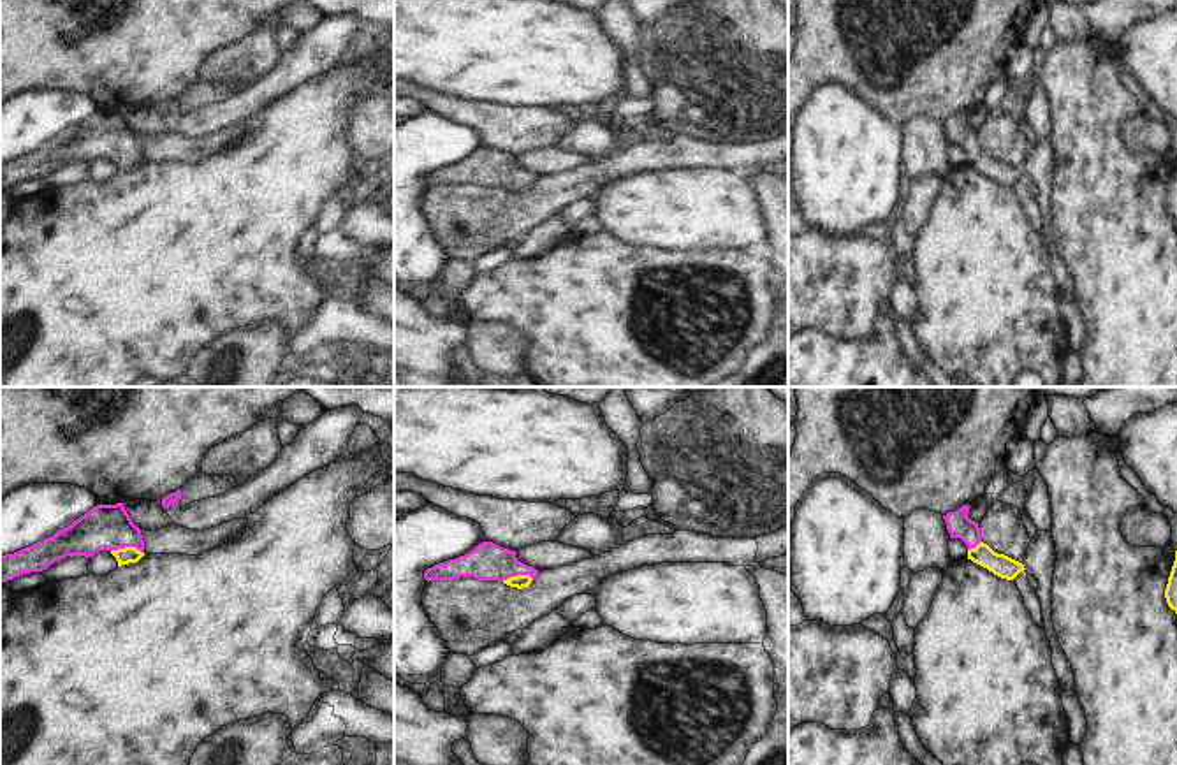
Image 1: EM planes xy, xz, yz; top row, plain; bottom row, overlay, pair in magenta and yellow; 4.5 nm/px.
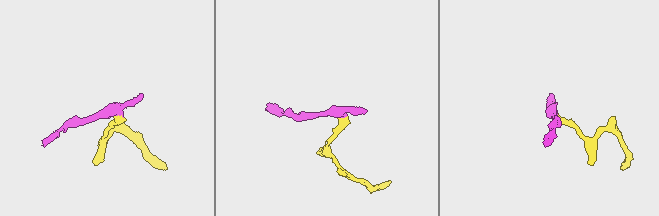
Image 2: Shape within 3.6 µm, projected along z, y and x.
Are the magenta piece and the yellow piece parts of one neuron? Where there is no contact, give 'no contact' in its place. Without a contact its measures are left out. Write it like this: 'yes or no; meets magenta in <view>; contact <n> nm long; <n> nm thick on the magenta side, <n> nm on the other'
yes; meets magenta in xy; contact 140 nm long; 200 nm thick on the magenta side, 80 nm on the other

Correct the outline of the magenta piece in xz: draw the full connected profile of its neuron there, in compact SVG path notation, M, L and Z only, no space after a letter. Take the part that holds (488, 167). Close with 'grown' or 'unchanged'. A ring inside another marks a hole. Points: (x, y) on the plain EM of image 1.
M482 148L468 160L438 169L424 178L428 188L473 183L477 186L498 186L517 195L528 193L537 181L538 176L521 169L515 157L493 148Z; grown

